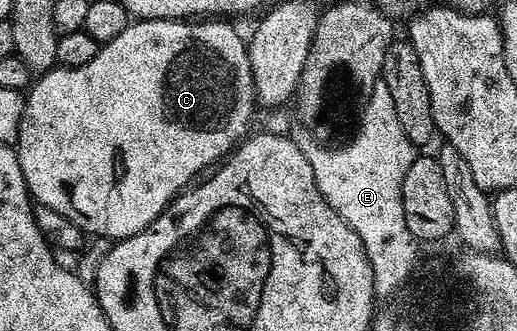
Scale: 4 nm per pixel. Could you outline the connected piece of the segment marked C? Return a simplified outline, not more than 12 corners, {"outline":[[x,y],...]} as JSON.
{"outline":[[135,20],[29,86],[16,152],[144,231],[251,132],[245,36]]}

